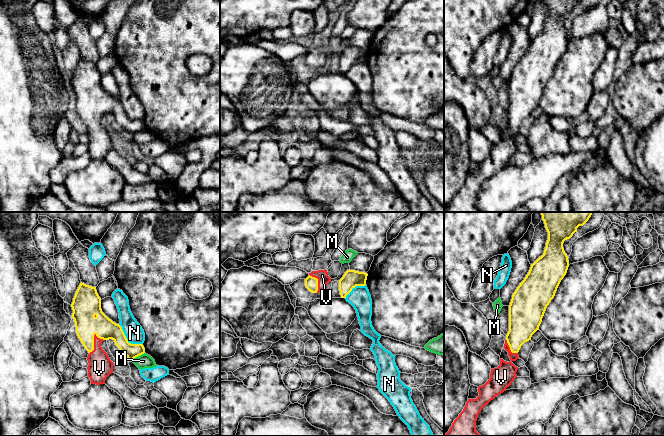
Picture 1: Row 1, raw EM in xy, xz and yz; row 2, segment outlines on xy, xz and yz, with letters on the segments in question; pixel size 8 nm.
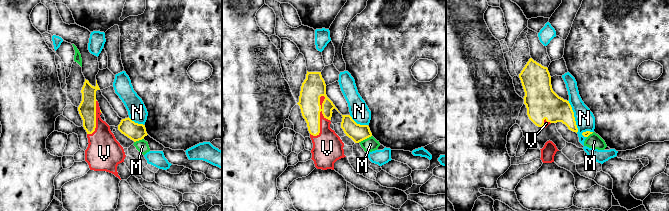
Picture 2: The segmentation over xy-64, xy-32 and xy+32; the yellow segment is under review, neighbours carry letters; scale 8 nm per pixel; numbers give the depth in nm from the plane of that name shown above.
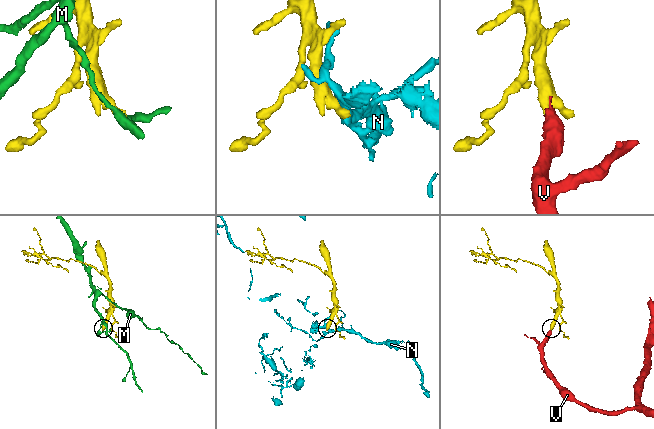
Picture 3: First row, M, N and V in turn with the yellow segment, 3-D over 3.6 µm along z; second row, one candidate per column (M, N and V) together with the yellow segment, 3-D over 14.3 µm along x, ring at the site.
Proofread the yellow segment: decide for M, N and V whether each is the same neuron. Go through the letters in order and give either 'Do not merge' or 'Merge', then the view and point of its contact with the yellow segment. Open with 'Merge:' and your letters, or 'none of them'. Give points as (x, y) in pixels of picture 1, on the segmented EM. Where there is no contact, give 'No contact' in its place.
Merge: V
M: Do not merge. Touches yellow at xy (137, 356)
N: Do not merge. Touches yellow at xy (127, 340)
V: Merge. Touches yellow at xy (93, 343)

